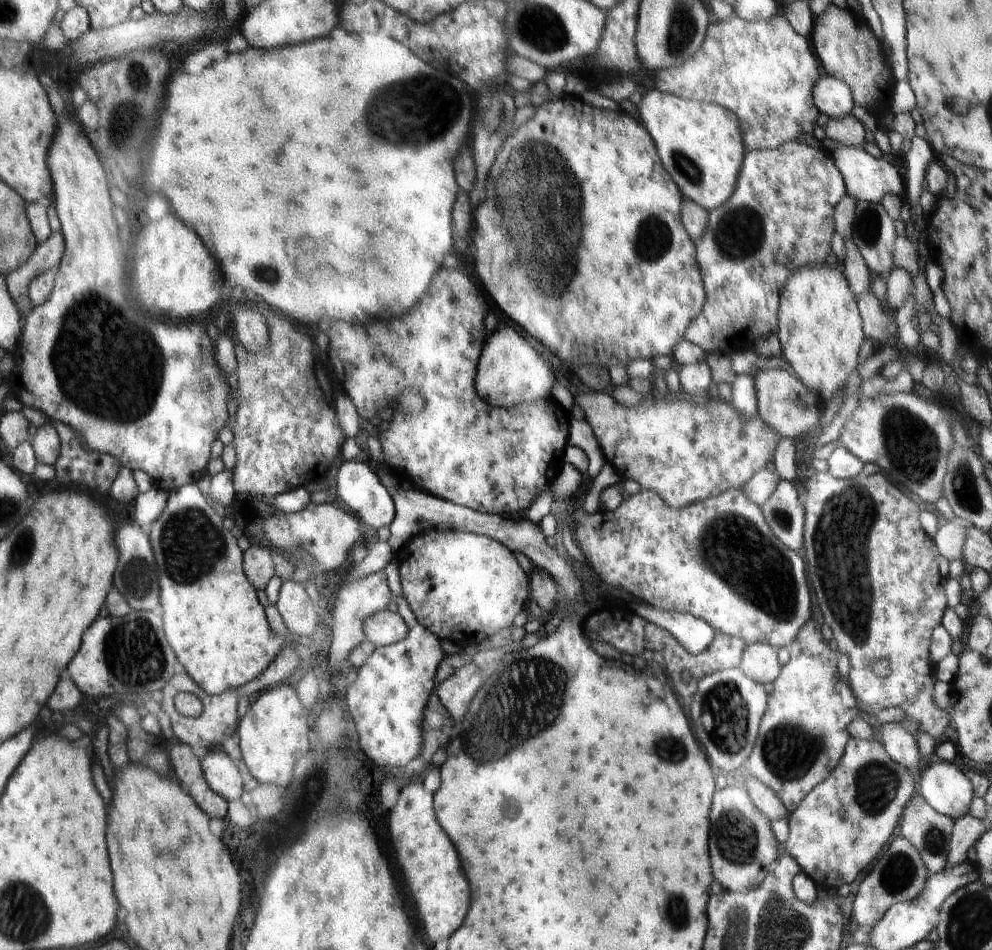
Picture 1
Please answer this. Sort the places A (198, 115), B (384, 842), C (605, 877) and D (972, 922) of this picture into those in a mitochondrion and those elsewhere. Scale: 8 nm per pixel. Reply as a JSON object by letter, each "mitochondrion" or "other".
{"A":"other","B":"other","C":"other","D":"mitochondrion"}

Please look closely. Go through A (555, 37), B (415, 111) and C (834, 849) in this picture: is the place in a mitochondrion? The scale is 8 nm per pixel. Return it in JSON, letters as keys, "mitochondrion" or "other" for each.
{"A":"mitochondrion","B":"mitochondrion","C":"other"}

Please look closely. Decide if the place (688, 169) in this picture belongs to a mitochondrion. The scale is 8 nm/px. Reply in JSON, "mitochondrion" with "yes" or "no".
{"mitochondrion":"yes"}

